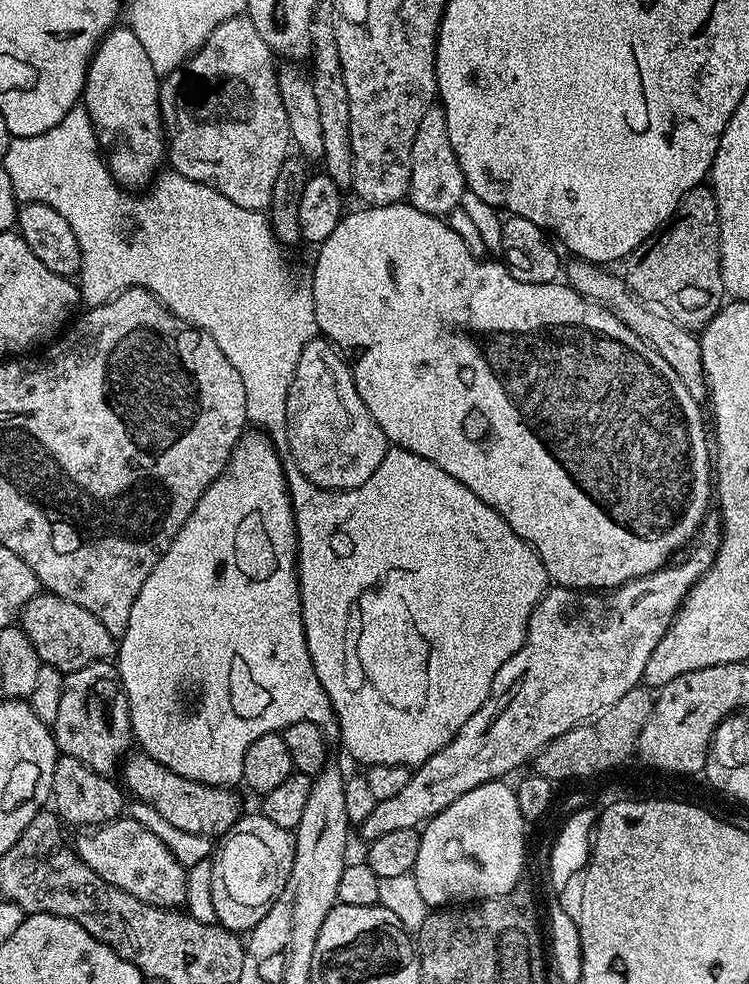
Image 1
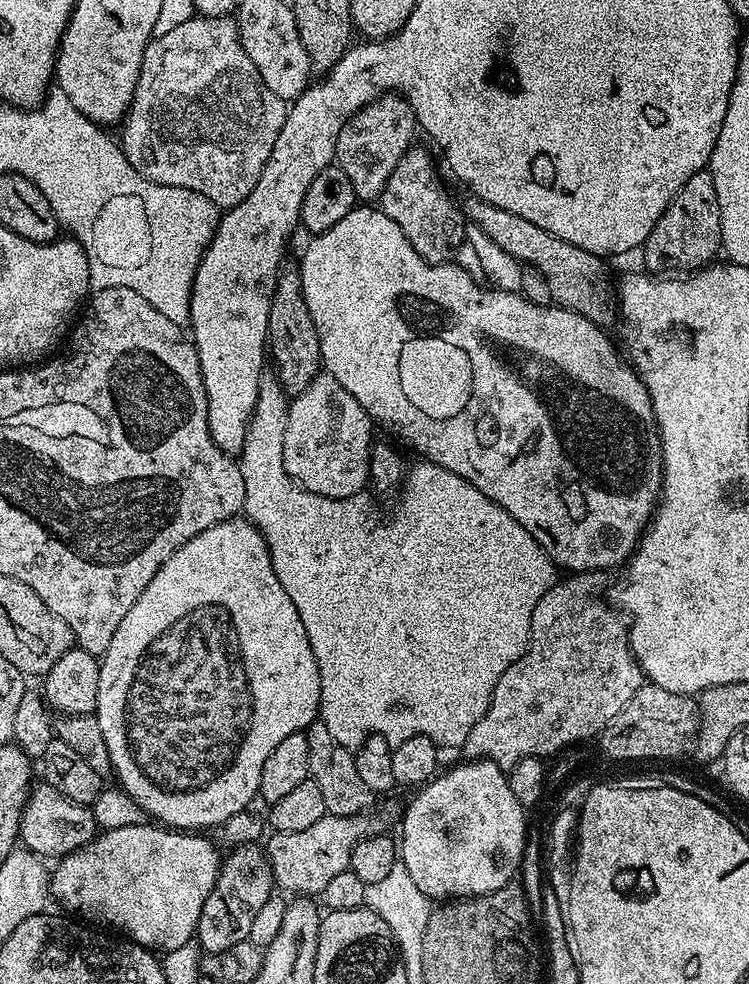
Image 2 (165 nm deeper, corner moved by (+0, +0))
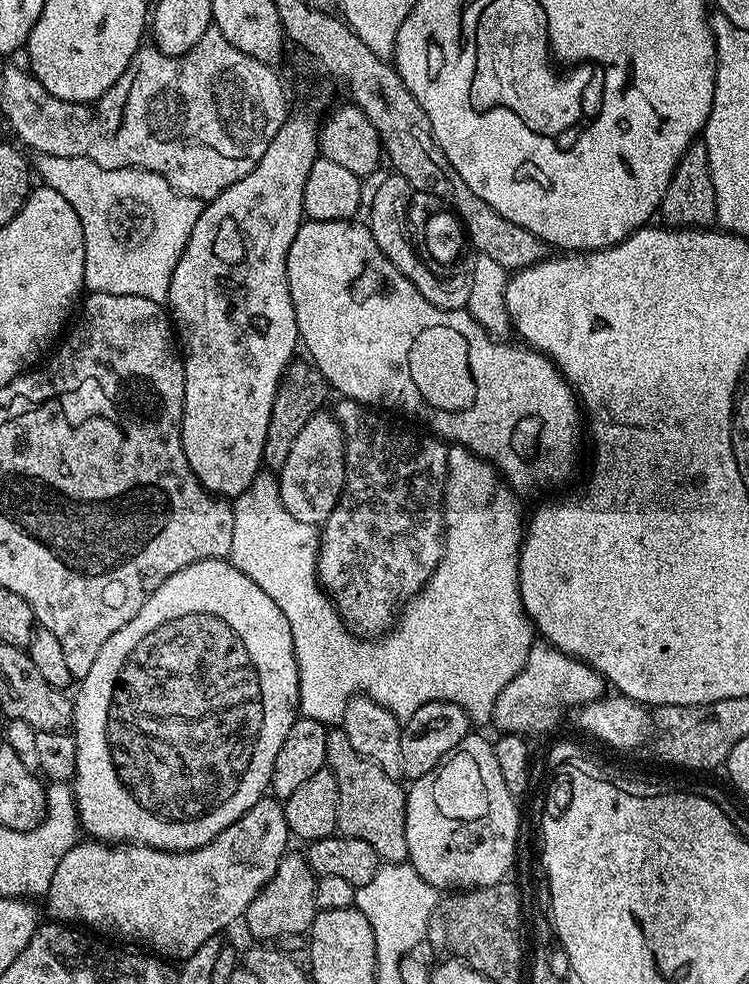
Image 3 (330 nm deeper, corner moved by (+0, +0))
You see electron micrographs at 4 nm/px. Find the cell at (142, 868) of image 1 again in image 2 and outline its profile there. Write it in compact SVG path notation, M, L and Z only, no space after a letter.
M43 782L37 784L37 788L35 785L27 793L24 801L20 819L19 843L38 857L63 858L91 842L98 834L96 819L92 816L91 807L75 804L73 800L66 799L61 792L54 790L54 786Z

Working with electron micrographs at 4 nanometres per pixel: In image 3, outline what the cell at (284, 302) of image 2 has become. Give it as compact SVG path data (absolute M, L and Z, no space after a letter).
M293 359L289 364L283 380L280 381L280 388L274 398L274 406L270 410L270 426L266 426L266 442L264 443L263 467L268 470L279 470L286 466L286 458L290 449L294 447L294 441L306 422L315 412L321 411L328 400L330 385L327 378L316 369L316 365L307 359Z

